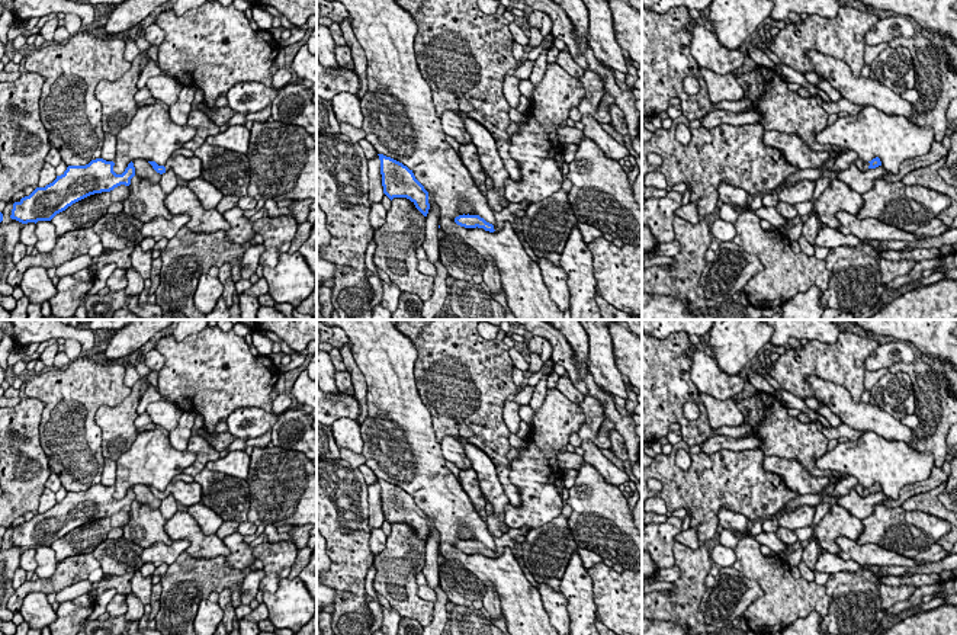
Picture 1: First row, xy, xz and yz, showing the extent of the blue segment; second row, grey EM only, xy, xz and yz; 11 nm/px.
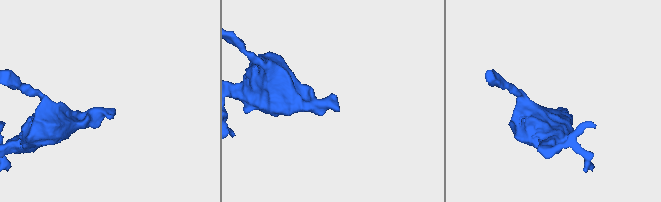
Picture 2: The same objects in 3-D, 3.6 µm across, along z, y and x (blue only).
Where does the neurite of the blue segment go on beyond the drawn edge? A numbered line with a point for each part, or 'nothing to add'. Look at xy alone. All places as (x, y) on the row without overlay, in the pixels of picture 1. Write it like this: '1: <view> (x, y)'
1: xy (188, 494)

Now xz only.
1: xz (513, 538)

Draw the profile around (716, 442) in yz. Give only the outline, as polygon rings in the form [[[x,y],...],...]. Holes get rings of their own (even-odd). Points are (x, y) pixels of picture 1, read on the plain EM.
[[[713,434],[710,439],[707,439],[704,443],[700,445],[701,448],[700,452],[710,455],[722,449],[729,449],[729,450],[760,449],[761,443],[762,442],[754,436],[735,439],[730,436]]]

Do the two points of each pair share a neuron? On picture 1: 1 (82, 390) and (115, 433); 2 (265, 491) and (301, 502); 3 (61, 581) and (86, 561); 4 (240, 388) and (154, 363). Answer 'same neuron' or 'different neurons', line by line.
1: different neurons
2: same neuron
3: same neuron
4: different neurons

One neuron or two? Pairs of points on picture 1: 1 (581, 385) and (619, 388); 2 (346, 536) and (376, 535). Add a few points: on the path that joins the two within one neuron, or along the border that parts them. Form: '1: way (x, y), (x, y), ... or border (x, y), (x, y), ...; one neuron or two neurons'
1: border (588, 372), (601, 390); two neurons
2: border (369, 532), (369, 549), (373, 557); two neurons

